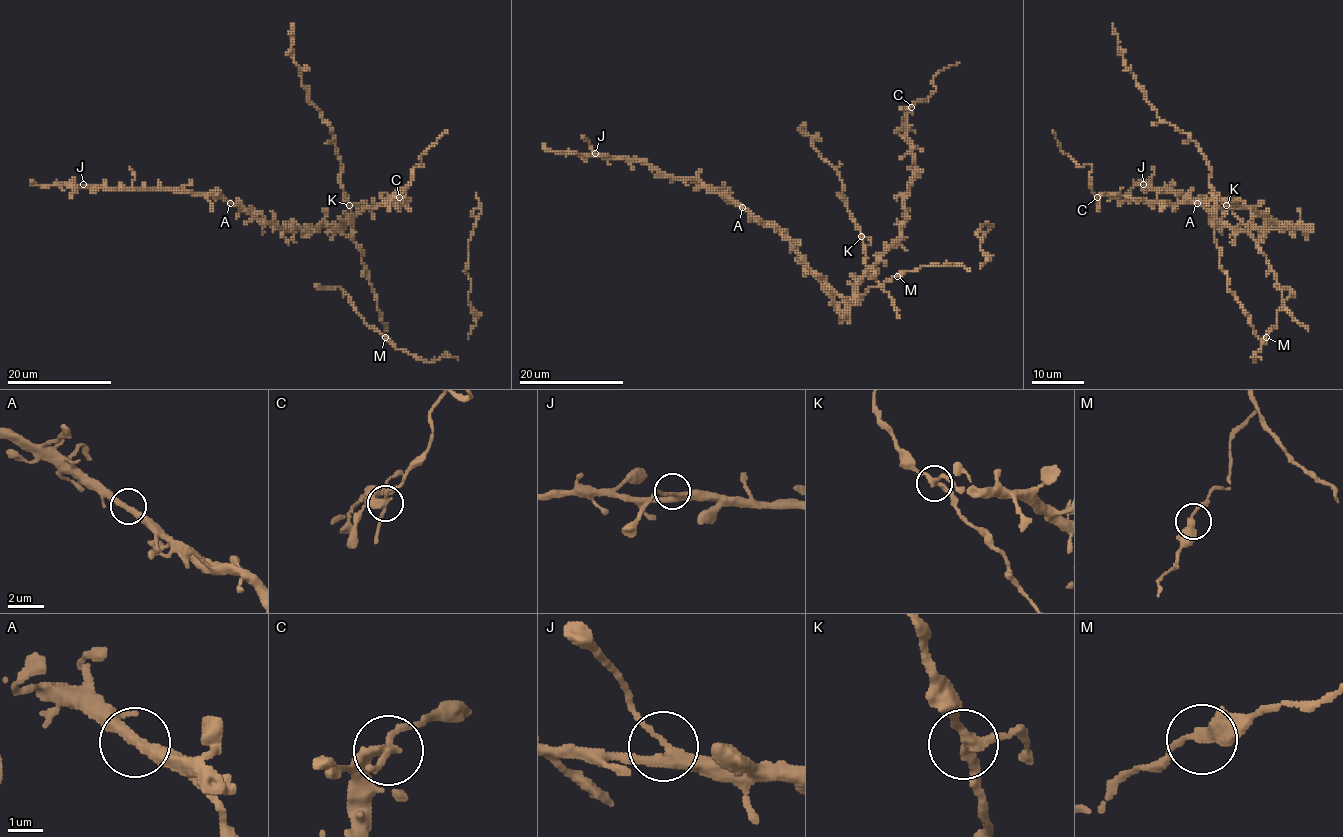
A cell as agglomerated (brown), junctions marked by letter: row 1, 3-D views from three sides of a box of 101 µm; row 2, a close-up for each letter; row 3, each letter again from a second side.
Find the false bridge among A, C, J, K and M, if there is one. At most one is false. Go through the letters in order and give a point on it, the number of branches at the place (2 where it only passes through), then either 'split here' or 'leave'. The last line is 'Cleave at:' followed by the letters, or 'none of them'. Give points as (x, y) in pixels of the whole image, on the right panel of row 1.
A: (1197, 203) | 2 | leave
C: (1097, 197) | 3 | split here
J: (1143, 184) | 3 | leave
K: (1226, 205) | 3 | leave
M: (1266, 337) | 2 | leave
Cleave at: C

